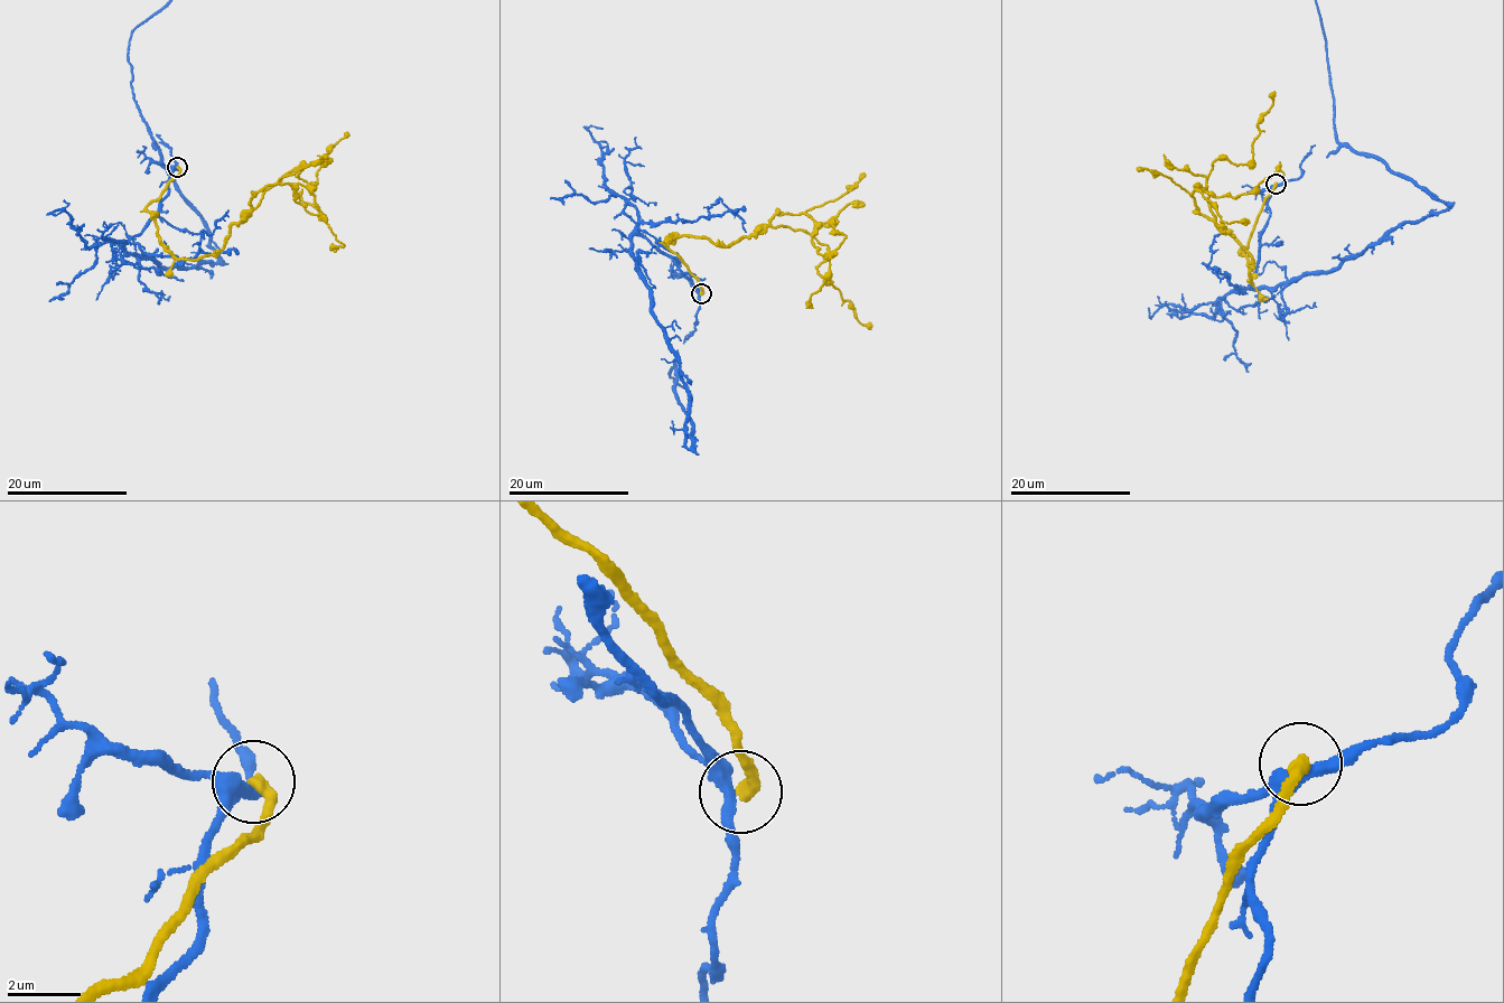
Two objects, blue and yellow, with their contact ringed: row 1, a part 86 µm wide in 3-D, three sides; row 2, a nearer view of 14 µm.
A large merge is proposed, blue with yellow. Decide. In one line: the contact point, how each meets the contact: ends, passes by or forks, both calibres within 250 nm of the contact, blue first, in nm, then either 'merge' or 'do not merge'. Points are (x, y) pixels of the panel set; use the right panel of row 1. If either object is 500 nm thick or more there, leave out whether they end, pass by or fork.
(1276, 184) | blue forks | yellow ends | 320/380 nm | merge

